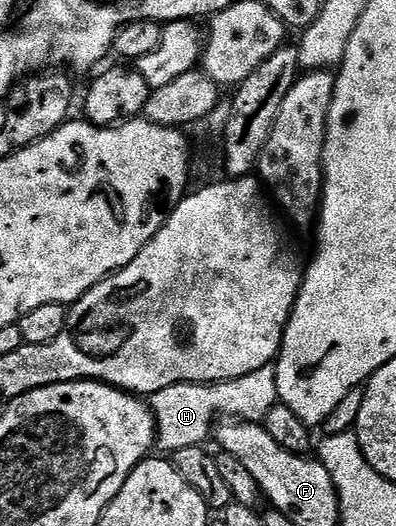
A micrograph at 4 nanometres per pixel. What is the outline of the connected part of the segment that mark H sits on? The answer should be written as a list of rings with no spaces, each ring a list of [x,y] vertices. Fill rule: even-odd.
[[[275,365],[263,366],[258,368],[258,372],[250,372],[246,376],[225,382],[179,382],[150,395],[152,418],[156,421],[156,446],[164,449],[164,452],[204,446],[219,418],[260,424],[263,423],[266,412],[270,412],[270,408],[276,405],[278,380]]]

